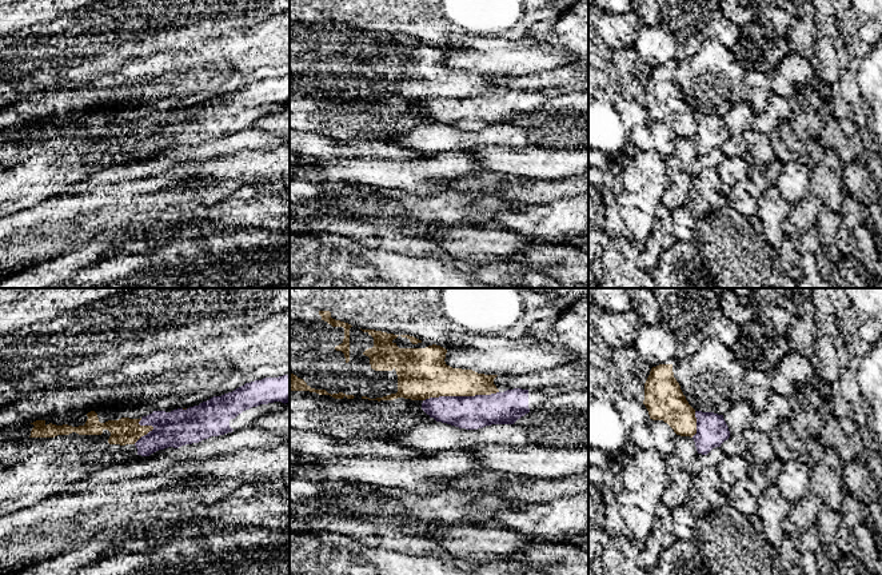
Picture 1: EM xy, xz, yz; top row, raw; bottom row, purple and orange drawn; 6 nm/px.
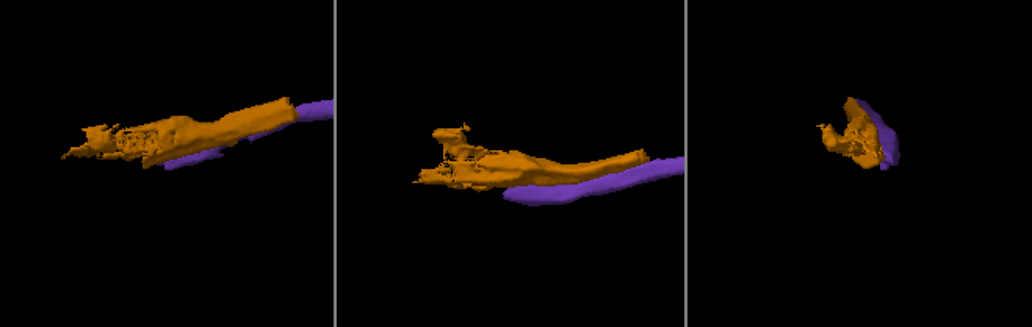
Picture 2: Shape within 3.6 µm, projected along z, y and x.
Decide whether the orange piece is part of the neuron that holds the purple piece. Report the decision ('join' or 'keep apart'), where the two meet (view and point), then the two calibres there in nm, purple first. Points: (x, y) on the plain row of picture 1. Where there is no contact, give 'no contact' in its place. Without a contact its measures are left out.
keep apart; contact xz (461, 98); calibres 200 and 280 nm

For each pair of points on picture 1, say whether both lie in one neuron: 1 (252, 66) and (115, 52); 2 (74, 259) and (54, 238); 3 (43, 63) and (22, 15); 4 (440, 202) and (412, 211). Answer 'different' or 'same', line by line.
1: different
2: different
3: different
4: same

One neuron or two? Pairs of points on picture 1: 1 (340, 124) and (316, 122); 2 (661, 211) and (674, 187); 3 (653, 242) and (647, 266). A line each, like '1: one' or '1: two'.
1: one
2: two
3: one

